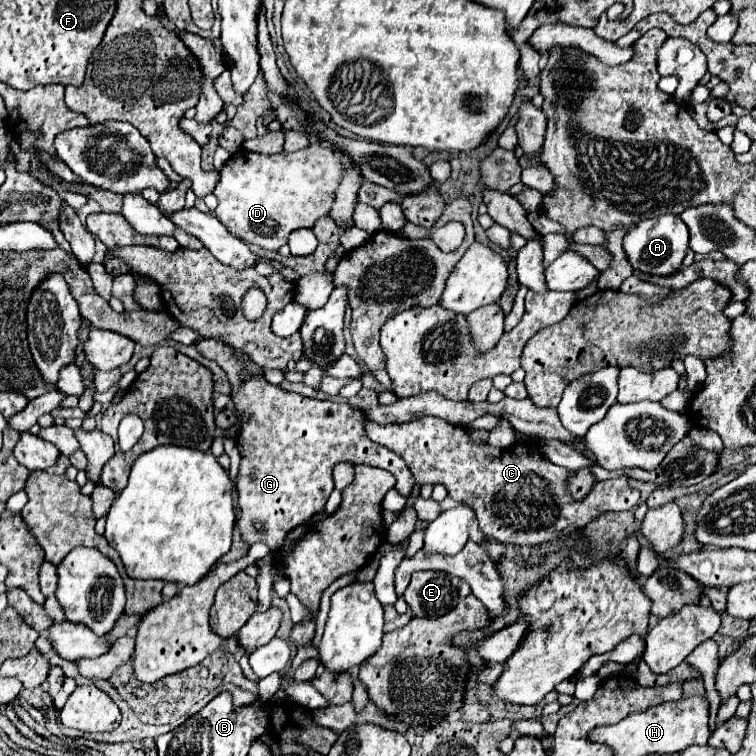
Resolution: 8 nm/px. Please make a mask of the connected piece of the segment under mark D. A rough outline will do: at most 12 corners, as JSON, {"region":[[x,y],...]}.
{"region":[[309,145],[243,149],[219,171],[215,217],[277,251],[329,215],[343,169]]}

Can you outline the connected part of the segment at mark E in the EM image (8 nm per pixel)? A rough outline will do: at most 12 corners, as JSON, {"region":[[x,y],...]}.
{"region":[[415,571],[403,595],[415,617],[437,619],[459,599],[459,581]]}

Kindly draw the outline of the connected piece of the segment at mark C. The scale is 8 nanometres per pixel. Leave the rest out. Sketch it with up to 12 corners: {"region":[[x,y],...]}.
{"region":[[427,415],[367,421],[487,539],[539,545],[633,509],[627,477],[583,501],[535,445],[493,449]]}

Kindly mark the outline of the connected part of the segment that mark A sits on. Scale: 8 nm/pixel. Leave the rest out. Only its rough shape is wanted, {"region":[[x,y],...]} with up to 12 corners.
{"region":[[663,215],[623,239],[631,267],[645,275],[679,271],[687,225]]}

